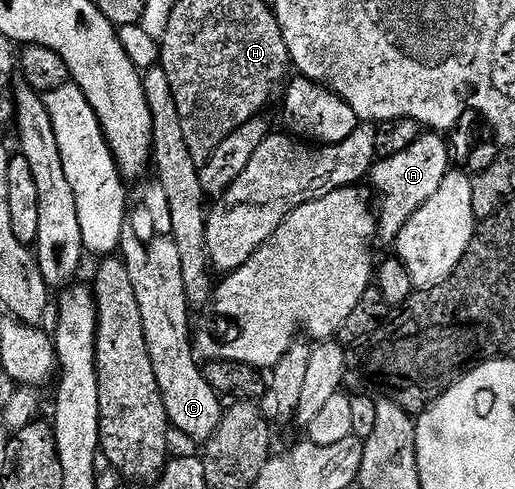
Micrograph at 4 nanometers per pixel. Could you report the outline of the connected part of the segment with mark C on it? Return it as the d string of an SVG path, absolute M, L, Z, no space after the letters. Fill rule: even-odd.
M179 338L171 352L163 350L163 356L159 354L159 360L155 356L149 357L170 425L176 431L178 429L181 433L200 440L200 443L207 443L220 424L224 407L219 402L220 395L205 380L200 363L197 364L194 359L197 359L197 356L192 339Z

